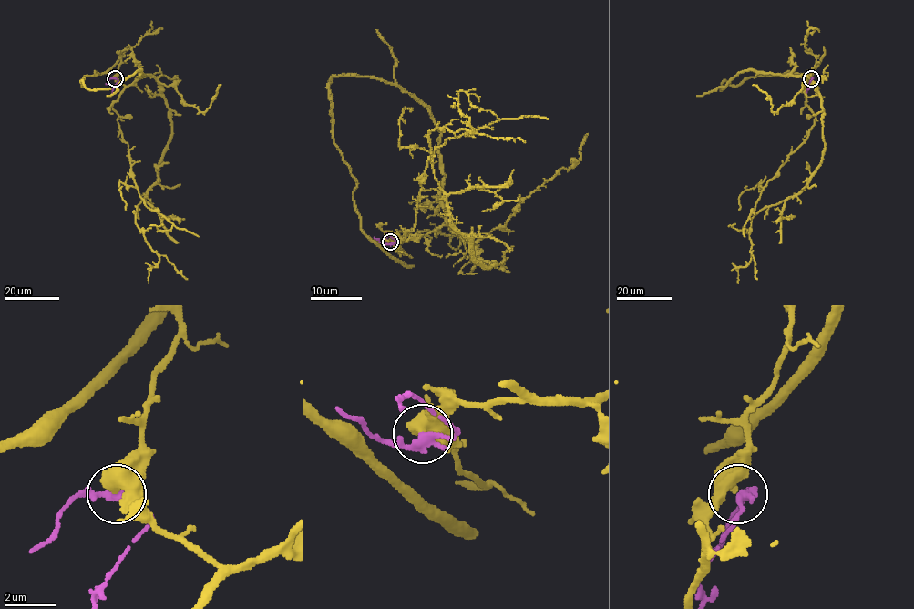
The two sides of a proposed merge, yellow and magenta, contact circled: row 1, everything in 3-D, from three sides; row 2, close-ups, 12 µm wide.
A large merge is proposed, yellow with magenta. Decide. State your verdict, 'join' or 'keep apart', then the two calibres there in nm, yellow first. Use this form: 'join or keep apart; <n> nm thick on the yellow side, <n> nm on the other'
keep apart; 440 nm thick on the yellow side, 320 nm on the other

